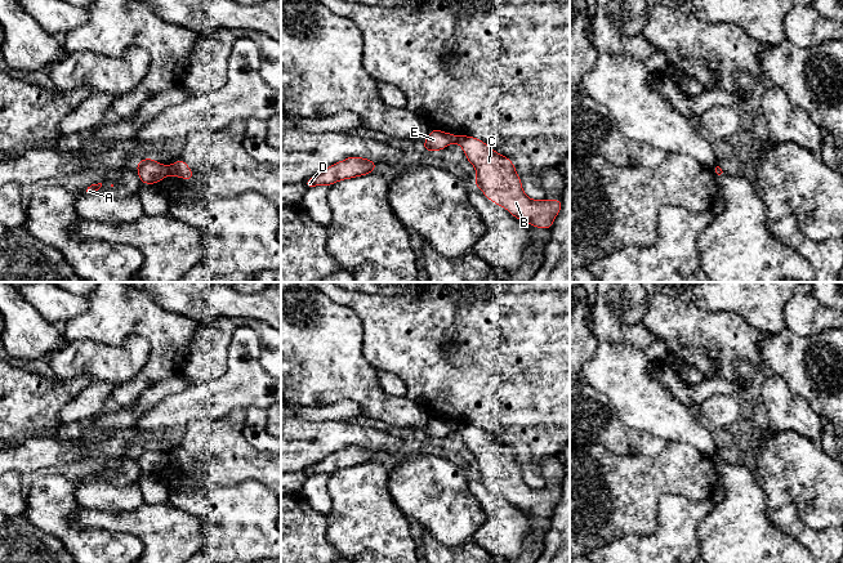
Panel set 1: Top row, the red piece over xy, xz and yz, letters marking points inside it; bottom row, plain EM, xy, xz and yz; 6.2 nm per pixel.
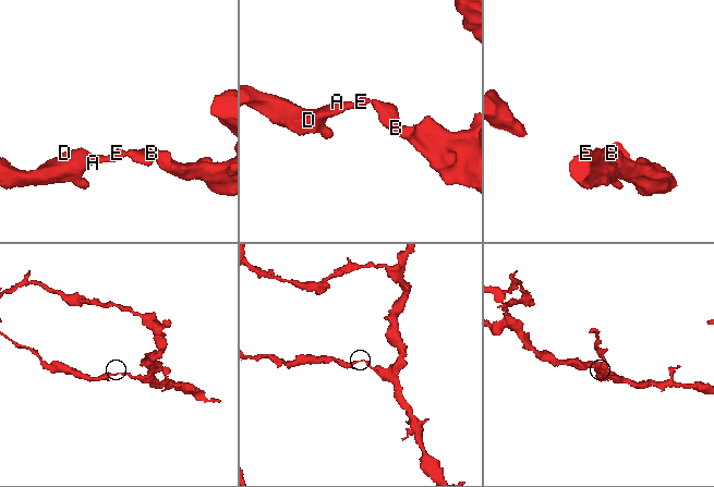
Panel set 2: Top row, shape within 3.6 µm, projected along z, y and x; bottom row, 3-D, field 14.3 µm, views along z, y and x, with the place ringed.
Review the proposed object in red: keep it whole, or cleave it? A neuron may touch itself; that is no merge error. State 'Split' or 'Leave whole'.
Split

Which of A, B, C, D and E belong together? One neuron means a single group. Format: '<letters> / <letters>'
A D E / B C

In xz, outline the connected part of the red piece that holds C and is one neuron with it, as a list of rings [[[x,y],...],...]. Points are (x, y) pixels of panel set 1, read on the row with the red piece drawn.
[[[461,135],[456,142],[464,151],[467,160],[477,171],[474,186],[494,204],[507,209],[522,223],[536,228],[550,229],[553,222],[562,207],[562,200],[532,200],[527,197],[522,188],[522,182],[510,158],[495,152],[490,146],[478,138]]]

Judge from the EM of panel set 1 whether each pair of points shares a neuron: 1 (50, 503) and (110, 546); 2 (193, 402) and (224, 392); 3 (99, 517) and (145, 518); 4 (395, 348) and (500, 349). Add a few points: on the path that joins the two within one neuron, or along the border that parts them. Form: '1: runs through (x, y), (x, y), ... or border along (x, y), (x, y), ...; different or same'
1: runs through (57, 521), (79, 543), (92, 546); same
2: runs through (201, 401), (217, 398); same
3: runs through (111, 519), (133, 519); same
4: runs through (420, 348), (445, 361), (474, 349); same

